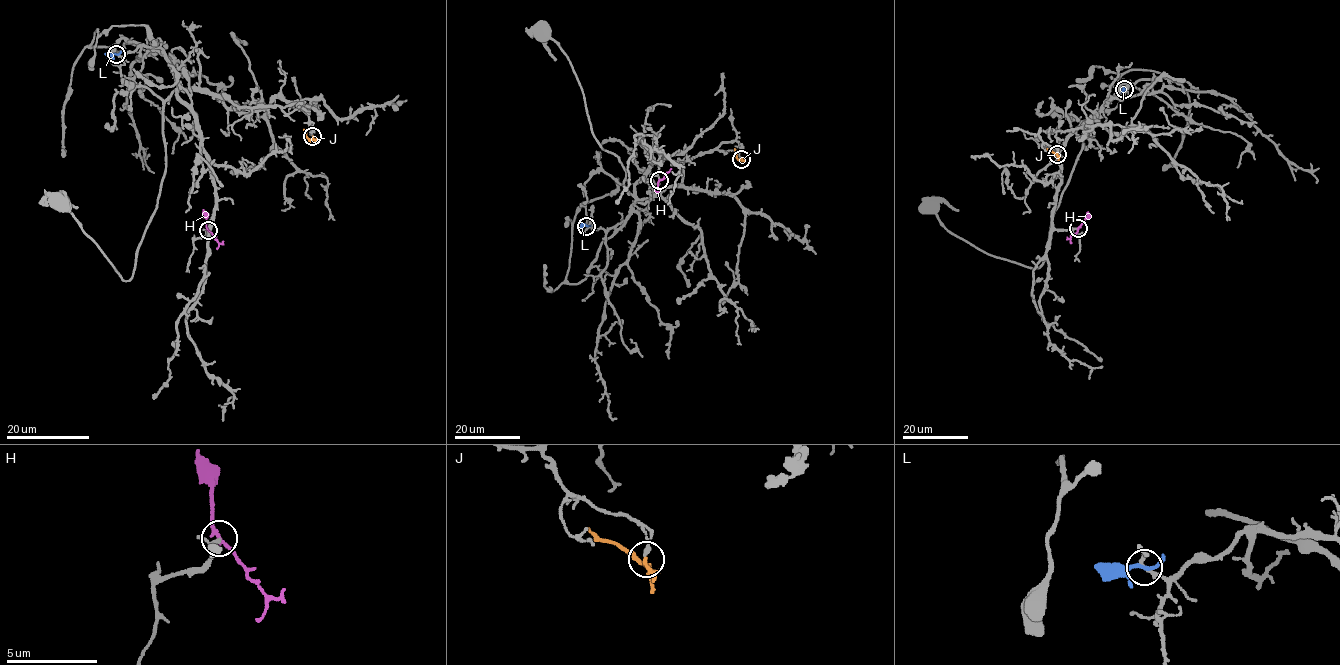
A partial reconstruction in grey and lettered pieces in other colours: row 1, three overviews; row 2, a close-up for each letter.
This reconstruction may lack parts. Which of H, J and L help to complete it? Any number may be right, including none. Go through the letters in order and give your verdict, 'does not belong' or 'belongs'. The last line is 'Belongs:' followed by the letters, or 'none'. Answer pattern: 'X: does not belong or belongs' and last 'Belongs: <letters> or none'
H: belongs
J: does not belong
L: does not belong
Belongs: H

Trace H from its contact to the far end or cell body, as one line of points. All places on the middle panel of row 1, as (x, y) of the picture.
H: (659, 180), (671, 168)

